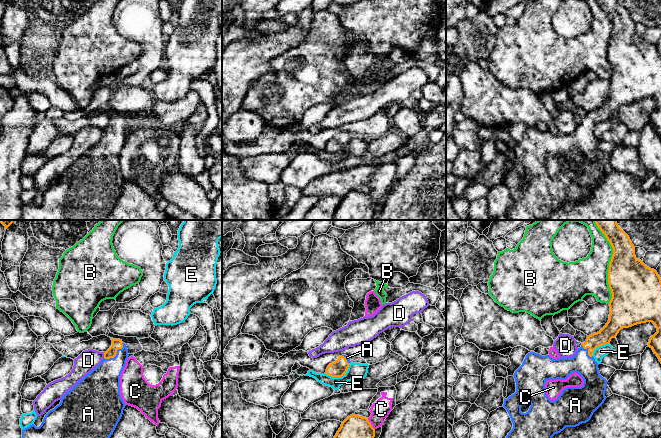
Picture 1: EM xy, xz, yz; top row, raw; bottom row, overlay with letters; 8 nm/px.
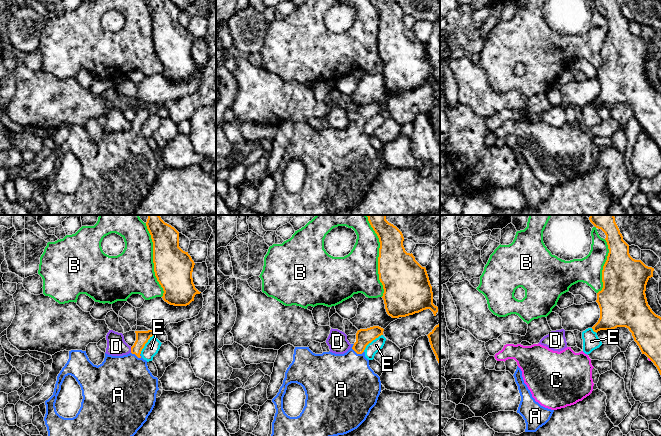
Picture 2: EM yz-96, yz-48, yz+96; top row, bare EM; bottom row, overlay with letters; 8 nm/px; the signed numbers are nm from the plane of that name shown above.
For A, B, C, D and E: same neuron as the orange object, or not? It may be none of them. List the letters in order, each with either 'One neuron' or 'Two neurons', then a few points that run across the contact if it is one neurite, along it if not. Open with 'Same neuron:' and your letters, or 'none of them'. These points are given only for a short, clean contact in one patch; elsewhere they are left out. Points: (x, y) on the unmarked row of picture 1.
Same neuron: A
A: One neuron. Line: xy (117, 120), (116, 129), (114, 138), (104, 157)
B: Two neurons
C: Two neurons
D: Two neurons. Line: xy (103, 128), (104, 133)
E: Two neurons. Line: xz (350, 139), (347, 146), (341, 152), (329, 152), (325, 149)

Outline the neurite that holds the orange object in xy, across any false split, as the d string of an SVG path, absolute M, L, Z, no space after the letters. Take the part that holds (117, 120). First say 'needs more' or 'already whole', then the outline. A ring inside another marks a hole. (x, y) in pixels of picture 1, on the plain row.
needs more; M113 115L112 122L104 128L102 138L79 157L61 175L59 181L50 186L39 203L34 200L22 206L22 220L105 220L120 197L125 179L120 170L120 152L128 135L128 125L120 115Z

